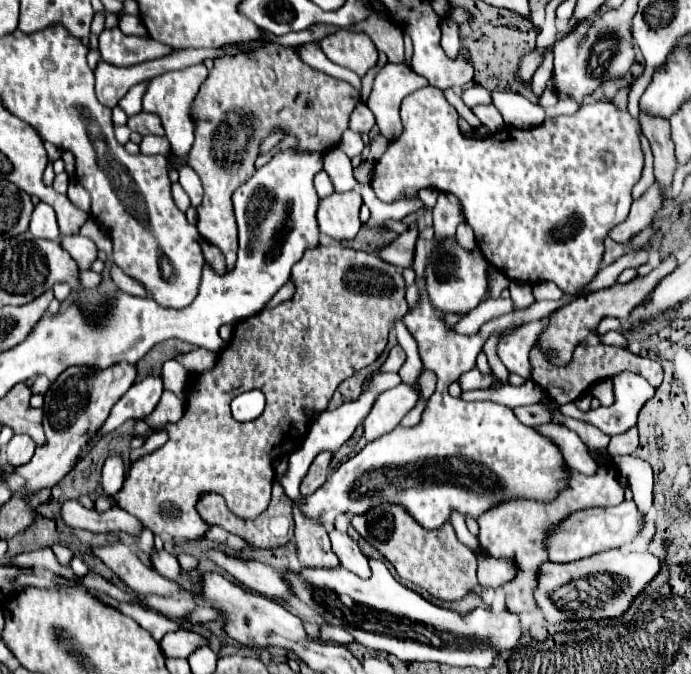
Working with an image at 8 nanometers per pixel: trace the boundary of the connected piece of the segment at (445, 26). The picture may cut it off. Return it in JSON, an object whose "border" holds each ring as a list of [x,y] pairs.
{"border":[[[449,18],[441,24],[441,46],[450,59],[455,59],[460,49],[458,26]]]}

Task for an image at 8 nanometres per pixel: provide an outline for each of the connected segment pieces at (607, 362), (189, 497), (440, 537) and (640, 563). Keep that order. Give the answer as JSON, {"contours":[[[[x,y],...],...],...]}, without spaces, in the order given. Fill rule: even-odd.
{"contours":[[[[578,344],[576,350],[574,350],[574,356],[570,360],[570,364],[566,366],[552,366],[544,354],[538,350],[538,348],[532,348],[530,352],[530,360],[532,360],[532,378],[538,386],[544,388],[544,392],[556,400],[558,404],[568,404],[568,402],[574,402],[582,392],[586,392],[596,380],[604,380],[604,378],[610,378],[610,376],[616,376],[618,372],[634,372],[634,374],[640,374],[644,376],[654,388],[660,386],[662,382],[662,366],[660,362],[656,360],[644,360],[644,358],[638,358],[634,356],[632,352],[624,350],[624,348],[616,348],[616,346],[606,346],[606,344]]],[[[338,242],[330,246],[320,244],[318,248],[308,250],[306,256],[292,268],[292,280],[296,282],[296,292],[290,300],[236,324],[234,336],[222,350],[216,368],[198,374],[192,380],[182,420],[166,426],[170,436],[168,442],[154,454],[150,452],[136,458],[126,472],[124,488],[120,488],[114,496],[98,496],[94,504],[96,512],[106,512],[110,506],[122,506],[154,534],[176,540],[192,540],[208,530],[206,522],[194,520],[196,500],[206,490],[224,496],[230,512],[242,520],[258,518],[266,510],[274,480],[270,462],[276,456],[294,452],[296,446],[302,444],[308,432],[304,408],[308,412],[324,412],[340,382],[370,366],[382,354],[392,324],[402,320],[408,312],[406,282],[396,266],[380,260],[376,254],[342,248]],[[252,388],[264,392],[266,408],[256,420],[236,422],[230,414],[230,402],[234,396]]],[[[382,504],[364,516],[354,516],[352,526],[396,568],[400,578],[422,586],[434,598],[458,600],[466,596],[468,590],[478,586],[476,554],[456,538],[452,524],[444,524],[438,530],[426,530],[414,518],[406,516],[404,508]]],[[[620,548],[598,552],[570,564],[546,562],[540,568],[540,584],[534,592],[534,598],[550,624],[622,616],[622,612],[626,612],[626,608],[630,608],[630,604],[658,576],[660,566],[660,558],[650,552],[624,554]]]]}

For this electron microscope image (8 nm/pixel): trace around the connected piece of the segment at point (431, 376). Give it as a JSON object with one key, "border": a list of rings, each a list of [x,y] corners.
{"border":[[[424,370],[419,379],[420,399],[429,399],[436,389],[437,377],[434,372]]]}

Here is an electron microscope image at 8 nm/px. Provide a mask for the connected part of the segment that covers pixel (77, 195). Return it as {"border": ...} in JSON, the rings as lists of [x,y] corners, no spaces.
{"border":[[[70,180],[66,196],[70,198],[70,202],[72,202],[76,208],[80,208],[80,210],[84,210],[84,212],[90,210],[90,194],[88,194],[76,180]]]}

